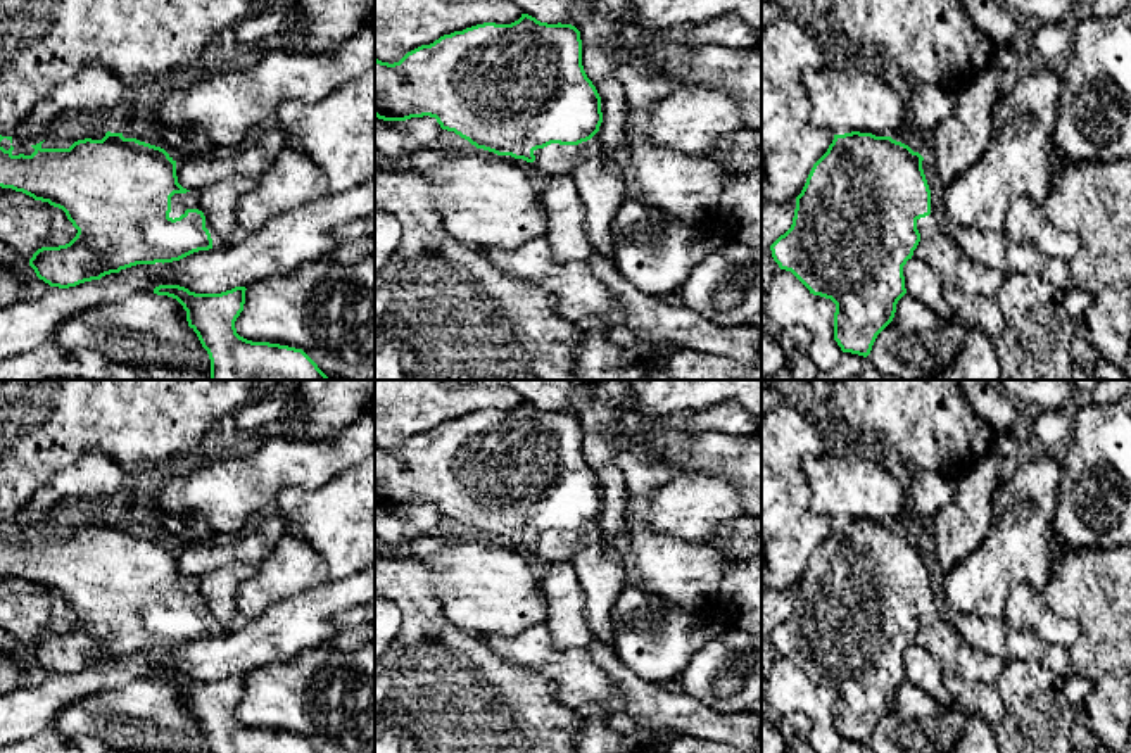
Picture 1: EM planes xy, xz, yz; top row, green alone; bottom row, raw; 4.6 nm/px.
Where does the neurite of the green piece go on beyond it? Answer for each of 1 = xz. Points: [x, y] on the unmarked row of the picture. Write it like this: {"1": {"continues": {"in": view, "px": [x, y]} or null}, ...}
{"1": {"continues": {"in": "xz", "px": [603, 572]}}}

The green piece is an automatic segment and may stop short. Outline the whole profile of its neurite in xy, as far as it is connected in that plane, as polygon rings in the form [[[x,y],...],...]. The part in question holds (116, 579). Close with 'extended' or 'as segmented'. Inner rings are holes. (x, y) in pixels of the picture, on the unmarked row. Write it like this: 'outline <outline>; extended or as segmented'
outline [[[111,518],[102,527],[78,527],[69,535],[43,535],[41,530],[31,532],[35,535],[31,542],[14,542],[12,532],[9,537],[0,534],[0,573],[62,596],[78,617],[69,630],[41,634],[29,646],[36,663],[50,674],[69,675],[136,651],[173,649],[228,630],[205,606],[200,579],[186,577],[178,570],[176,547],[164,535]]]; extended

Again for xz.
outline [[[521,401],[511,411],[483,409],[444,421],[394,451],[375,446],[375,503],[383,508],[430,503],[442,516],[454,518],[477,535],[494,539],[511,551],[527,549],[547,565],[570,561],[587,601],[584,618],[596,641],[615,651],[611,610],[618,594],[634,582],[634,573],[627,554],[611,547],[601,532],[601,484],[584,458],[582,427],[575,413],[547,411]]]; extended

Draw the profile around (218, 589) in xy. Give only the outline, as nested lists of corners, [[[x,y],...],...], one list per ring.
[[[235,561],[200,577],[202,599],[223,627],[233,629],[242,622],[235,596],[240,585],[256,573],[257,565]]]

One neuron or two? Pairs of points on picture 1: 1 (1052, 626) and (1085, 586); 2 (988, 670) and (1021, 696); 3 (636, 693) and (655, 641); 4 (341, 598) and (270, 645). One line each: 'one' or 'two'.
1: two
2: two
3: two
4: one

